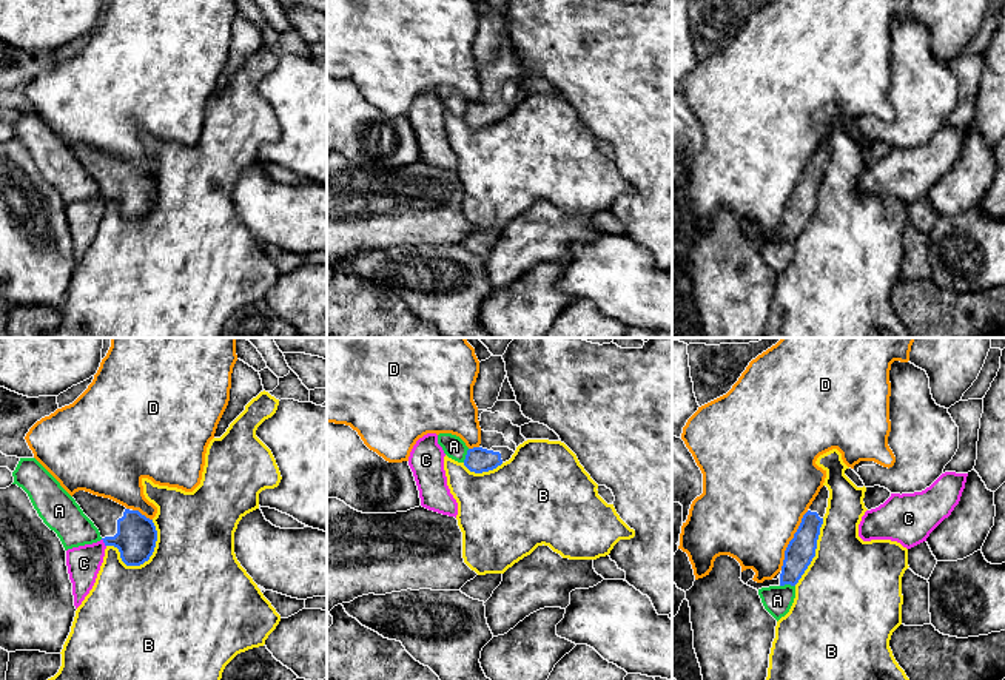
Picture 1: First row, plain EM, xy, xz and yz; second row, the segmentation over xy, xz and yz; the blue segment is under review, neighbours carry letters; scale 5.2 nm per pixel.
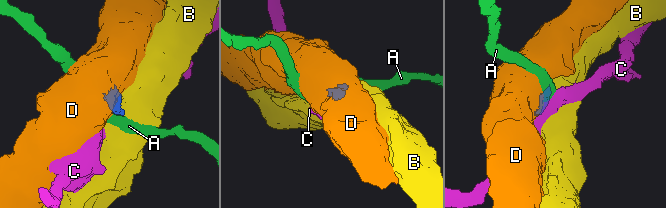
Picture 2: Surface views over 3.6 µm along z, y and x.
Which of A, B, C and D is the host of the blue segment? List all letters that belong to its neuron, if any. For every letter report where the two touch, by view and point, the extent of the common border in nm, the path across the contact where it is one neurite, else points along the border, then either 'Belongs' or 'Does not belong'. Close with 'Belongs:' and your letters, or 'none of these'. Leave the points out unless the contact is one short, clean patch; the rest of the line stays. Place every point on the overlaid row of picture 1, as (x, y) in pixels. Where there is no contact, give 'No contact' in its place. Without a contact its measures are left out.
A: Touches blue at yz (786, 583). Shared border 80 nm. Does not belong
B: Touches blue at xy (144, 562). Shared border 280 nm. Does not belong
C: Touches blue at xy (104, 541). Shared border 50 nm. Boundary: xy (102, 538), (105, 546). Does not belong
D: Touches blue at yz (791, 540). Shared border 340 nm. Boundary: yz (808, 511), (785, 551), (780, 569). Does not belong
Belongs: none of these

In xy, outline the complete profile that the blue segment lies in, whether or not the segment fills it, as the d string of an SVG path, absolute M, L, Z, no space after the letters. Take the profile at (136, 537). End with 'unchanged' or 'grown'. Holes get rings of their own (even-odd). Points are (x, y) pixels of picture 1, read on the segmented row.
M85 490L76 492L72 498L99 529L105 546L119 549L126 566L140 566L150 560L157 541L153 520L139 510Z; grown

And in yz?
M823 486L808 512L803 515L794 538L785 550L781 574L777 580L772 578L757 583L752 580L755 572L752 569L746 569L741 572L741 581L757 591L769 586L795 586L815 557L817 540L826 513L828 498L829 490Z; grown

